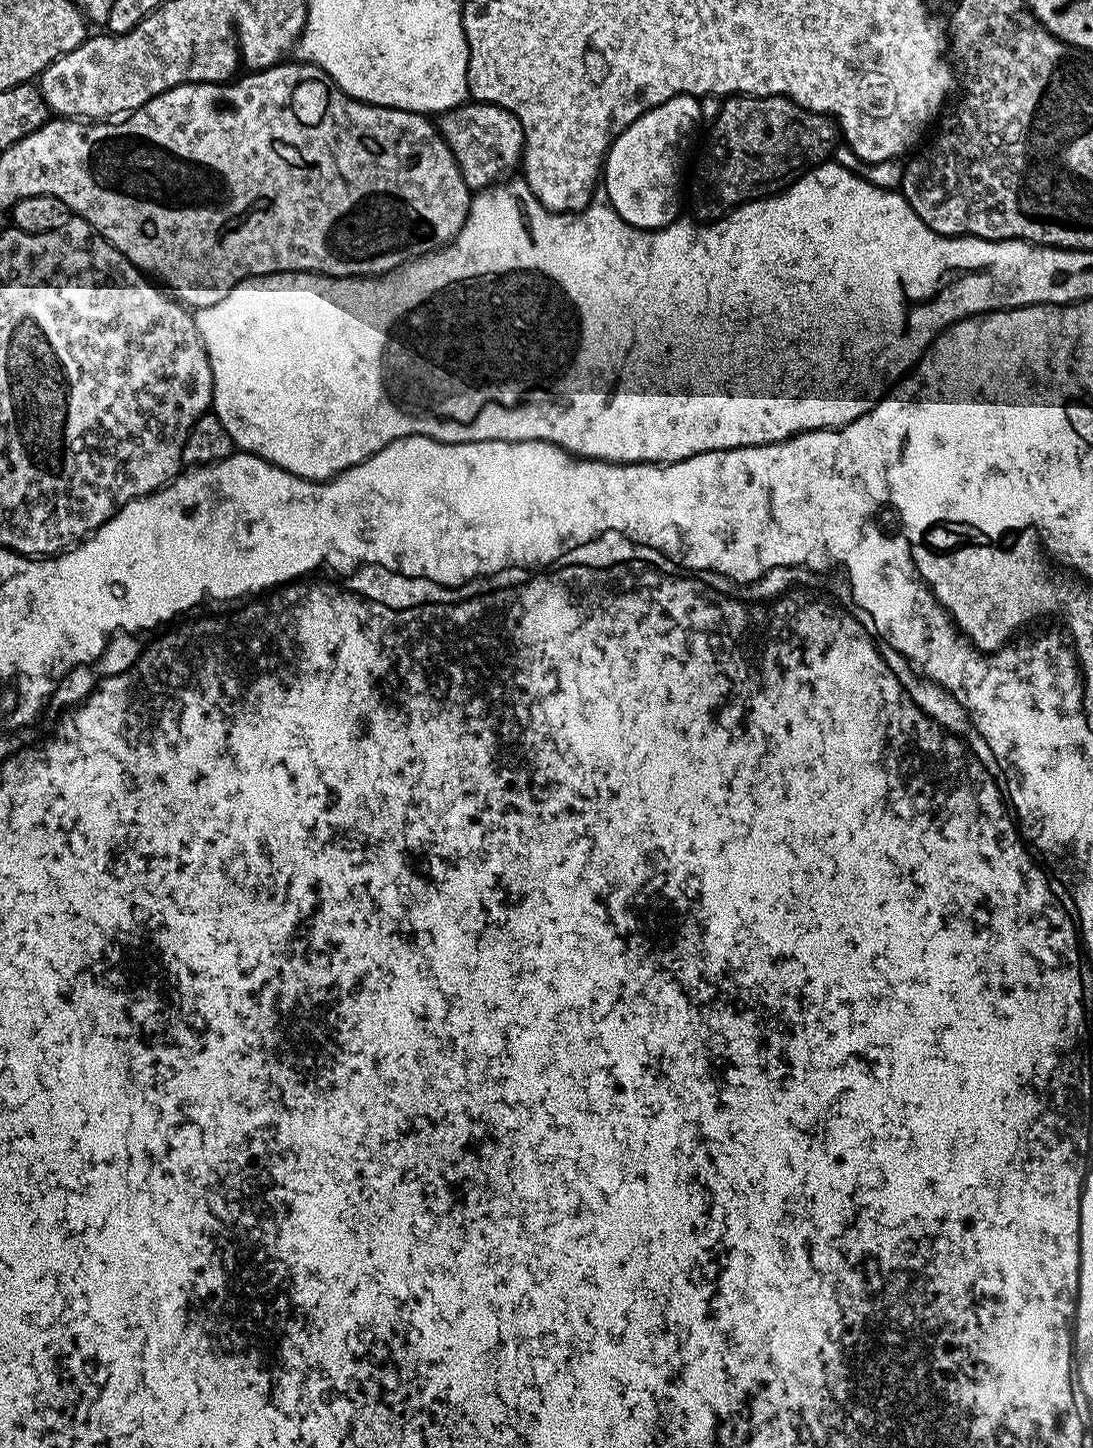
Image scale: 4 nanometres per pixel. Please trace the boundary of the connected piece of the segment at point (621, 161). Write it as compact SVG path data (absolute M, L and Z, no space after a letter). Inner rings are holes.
M675 96L662 102L657 108L643 112L630 127L622 130L618 139L612 142L602 165L602 192L626 223L635 228L665 228L673 224L680 212L680 179L684 176L684 155L692 144L696 124L701 123L700 102L695 96Z

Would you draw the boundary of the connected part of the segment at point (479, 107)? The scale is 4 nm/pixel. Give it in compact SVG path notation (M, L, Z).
M465 102L439 117L438 127L448 149L460 167L462 178L470 190L491 188L503 172L519 165L524 150L524 131L514 114L502 106Z

